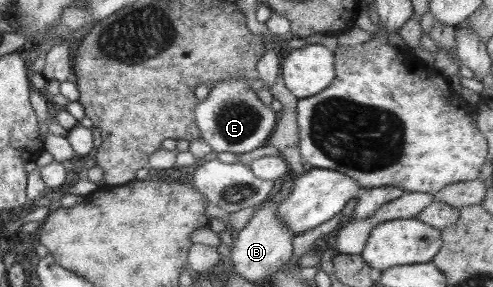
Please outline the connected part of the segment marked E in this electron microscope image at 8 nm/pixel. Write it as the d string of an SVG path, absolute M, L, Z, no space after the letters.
M243 75L229 77L215 83L208 97L194 109L194 119L204 139L212 148L212 156L222 152L245 154L262 147L276 128L276 113L265 106L250 89Z

